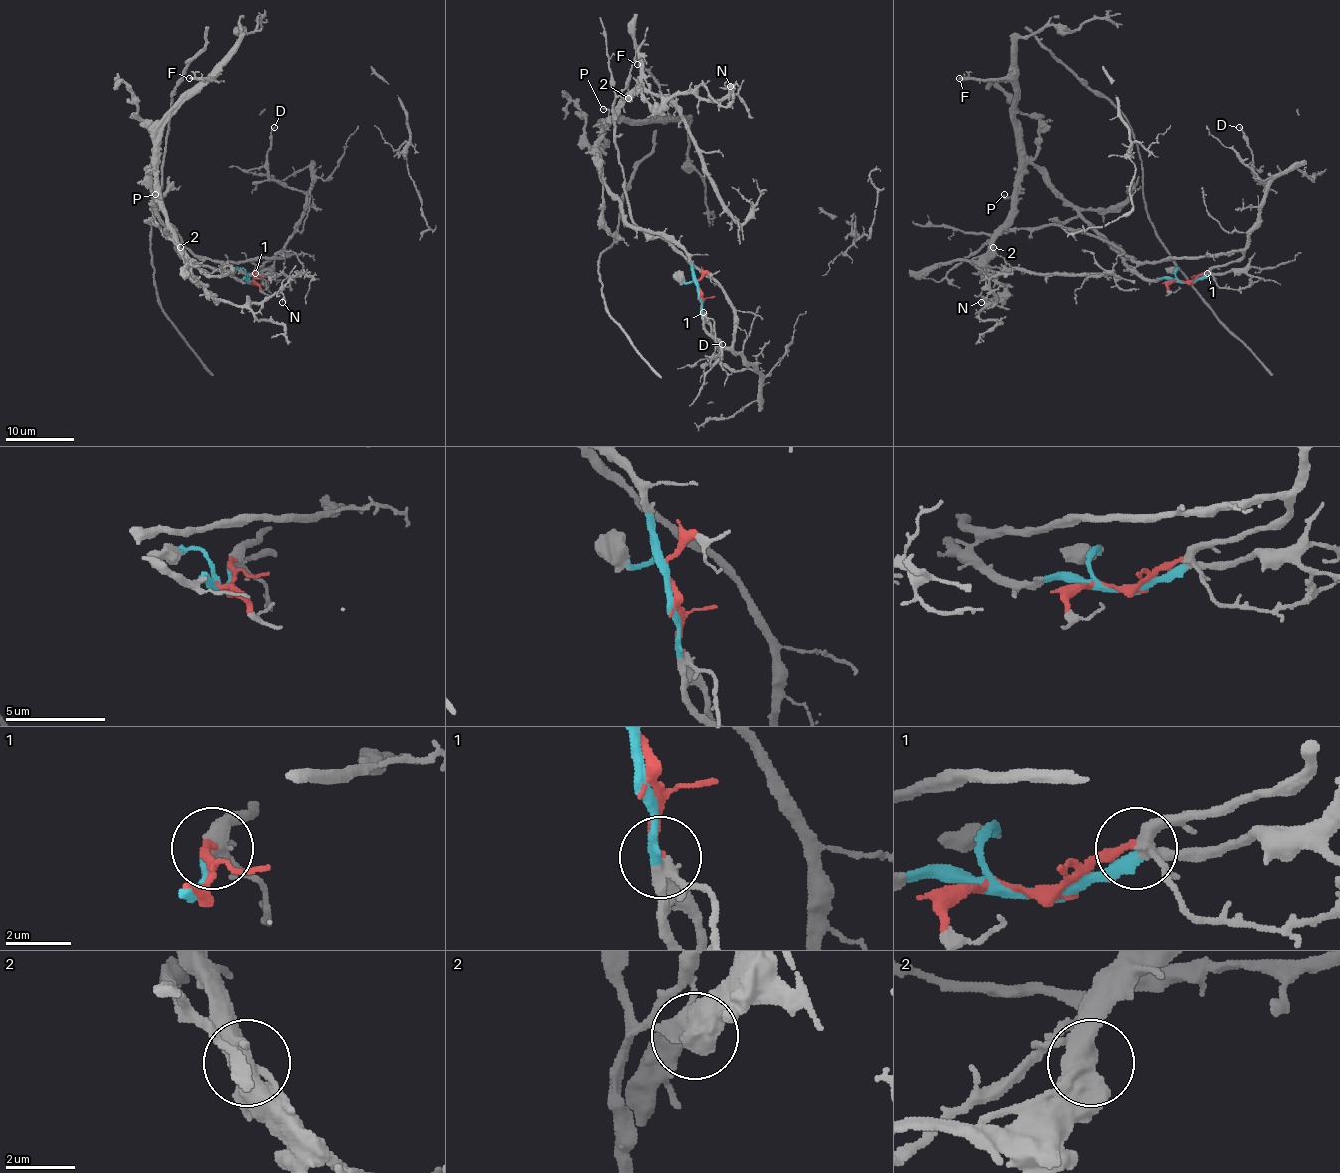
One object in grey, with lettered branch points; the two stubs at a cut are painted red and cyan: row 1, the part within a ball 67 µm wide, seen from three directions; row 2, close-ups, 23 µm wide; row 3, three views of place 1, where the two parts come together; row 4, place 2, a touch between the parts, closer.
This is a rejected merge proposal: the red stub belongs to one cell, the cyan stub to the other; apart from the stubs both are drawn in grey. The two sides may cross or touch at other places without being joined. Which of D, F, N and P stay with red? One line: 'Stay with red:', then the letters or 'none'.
Stay with red: D

